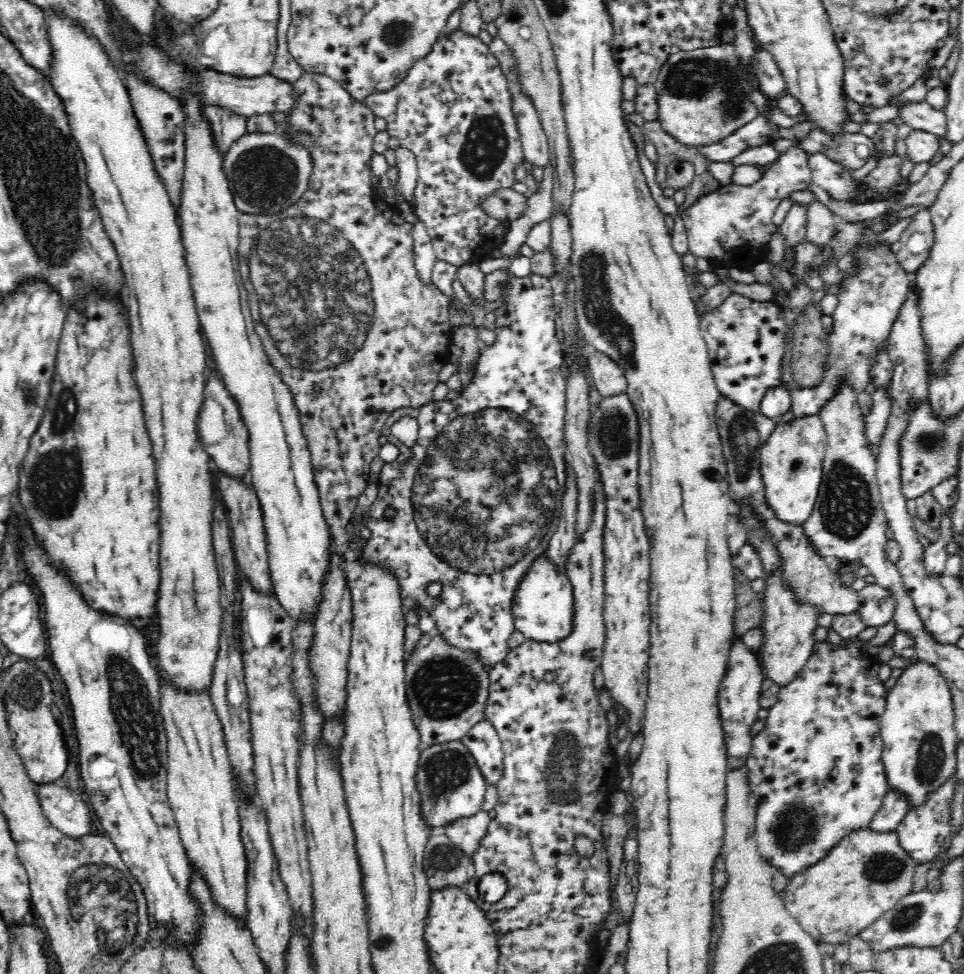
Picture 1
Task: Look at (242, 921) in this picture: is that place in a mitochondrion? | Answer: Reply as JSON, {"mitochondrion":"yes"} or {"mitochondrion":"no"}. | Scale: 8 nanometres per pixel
{"mitochondrion":"no"}

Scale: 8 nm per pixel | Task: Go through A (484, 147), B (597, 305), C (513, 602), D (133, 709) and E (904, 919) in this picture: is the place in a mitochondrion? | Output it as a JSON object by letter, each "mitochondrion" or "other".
{"A":"mitochondrion","B":"mitochondrion","C":"other","D":"mitochondrion","E":"mitochondrion"}

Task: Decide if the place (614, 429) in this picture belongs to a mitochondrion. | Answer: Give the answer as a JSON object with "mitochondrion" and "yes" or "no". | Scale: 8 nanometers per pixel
{"mitochondrion":"yes"}

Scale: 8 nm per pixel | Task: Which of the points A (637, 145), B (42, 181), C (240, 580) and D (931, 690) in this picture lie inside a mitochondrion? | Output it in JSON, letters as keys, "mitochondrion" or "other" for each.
{"A":"other","B":"mitochondrion","C":"other","D":"other"}

